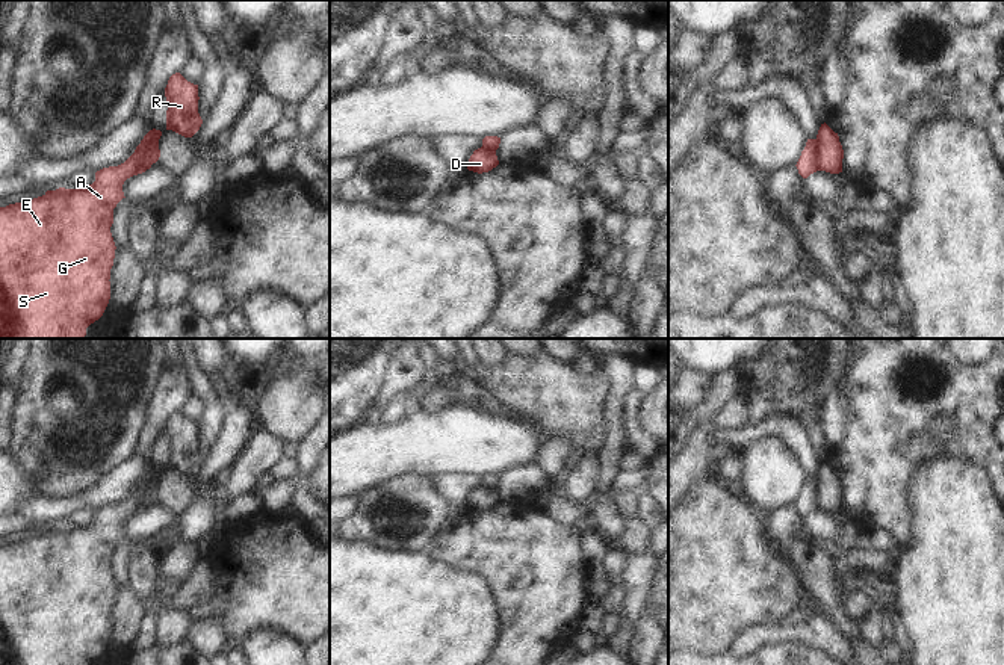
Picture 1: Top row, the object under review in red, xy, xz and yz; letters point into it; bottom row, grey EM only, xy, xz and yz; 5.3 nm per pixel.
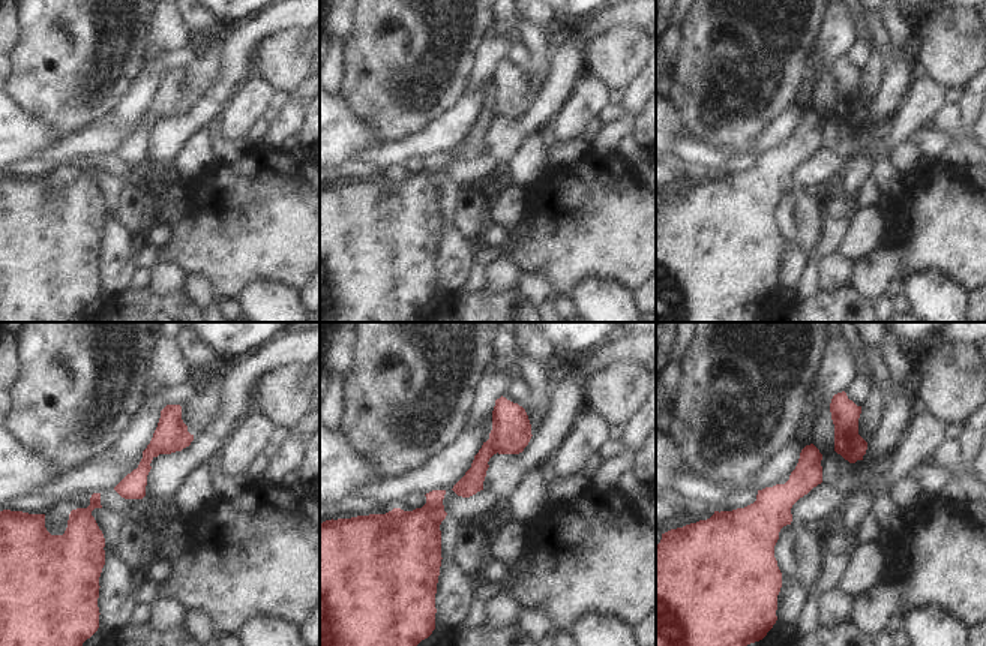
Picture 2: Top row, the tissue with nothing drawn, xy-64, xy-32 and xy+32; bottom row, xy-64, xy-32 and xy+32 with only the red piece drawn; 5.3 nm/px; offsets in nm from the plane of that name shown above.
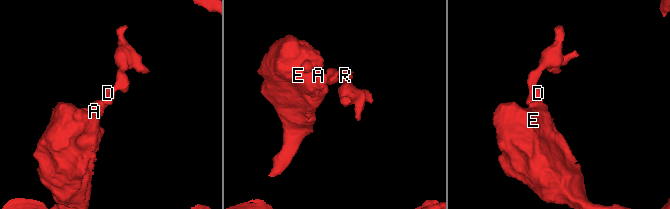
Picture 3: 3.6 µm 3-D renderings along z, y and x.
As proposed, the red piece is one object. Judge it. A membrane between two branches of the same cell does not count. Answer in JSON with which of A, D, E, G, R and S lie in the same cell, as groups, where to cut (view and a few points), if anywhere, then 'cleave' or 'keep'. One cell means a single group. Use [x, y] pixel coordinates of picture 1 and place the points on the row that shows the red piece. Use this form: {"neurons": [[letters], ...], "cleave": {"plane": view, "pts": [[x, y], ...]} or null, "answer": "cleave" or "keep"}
{"neurons": [["A", "D", "E", "G", "S"], ["R"]], "cleave": {"plane": "yz", "pts": [[815, 139], [815, 162], [820, 170]]}, "answer": "cleave"}

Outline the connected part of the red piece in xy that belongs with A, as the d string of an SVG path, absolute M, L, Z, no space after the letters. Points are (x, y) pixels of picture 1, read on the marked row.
M151 130L144 136L135 153L121 165L103 168L95 172L95 181L82 189L47 190L42 196L0 207L0 339L83 339L86 328L98 320L110 299L110 269L115 258L115 242L110 233L113 224L113 209L126 198L122 184L127 178L138 175L138 169L145 163L156 163L160 157L160 150L151 150L147 142L151 138Z

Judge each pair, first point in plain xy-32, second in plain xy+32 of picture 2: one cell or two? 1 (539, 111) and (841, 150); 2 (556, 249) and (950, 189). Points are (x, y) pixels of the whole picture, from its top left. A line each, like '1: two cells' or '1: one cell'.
1: one cell
2: one cell

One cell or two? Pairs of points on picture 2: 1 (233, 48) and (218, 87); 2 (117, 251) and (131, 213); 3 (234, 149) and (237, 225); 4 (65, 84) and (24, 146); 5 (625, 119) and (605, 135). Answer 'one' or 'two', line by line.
1: one
2: two
3: two
4: two
5: one

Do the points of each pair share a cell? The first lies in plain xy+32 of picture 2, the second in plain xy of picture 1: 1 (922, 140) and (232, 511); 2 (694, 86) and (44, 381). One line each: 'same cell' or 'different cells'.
1: different cells
2: same cell

